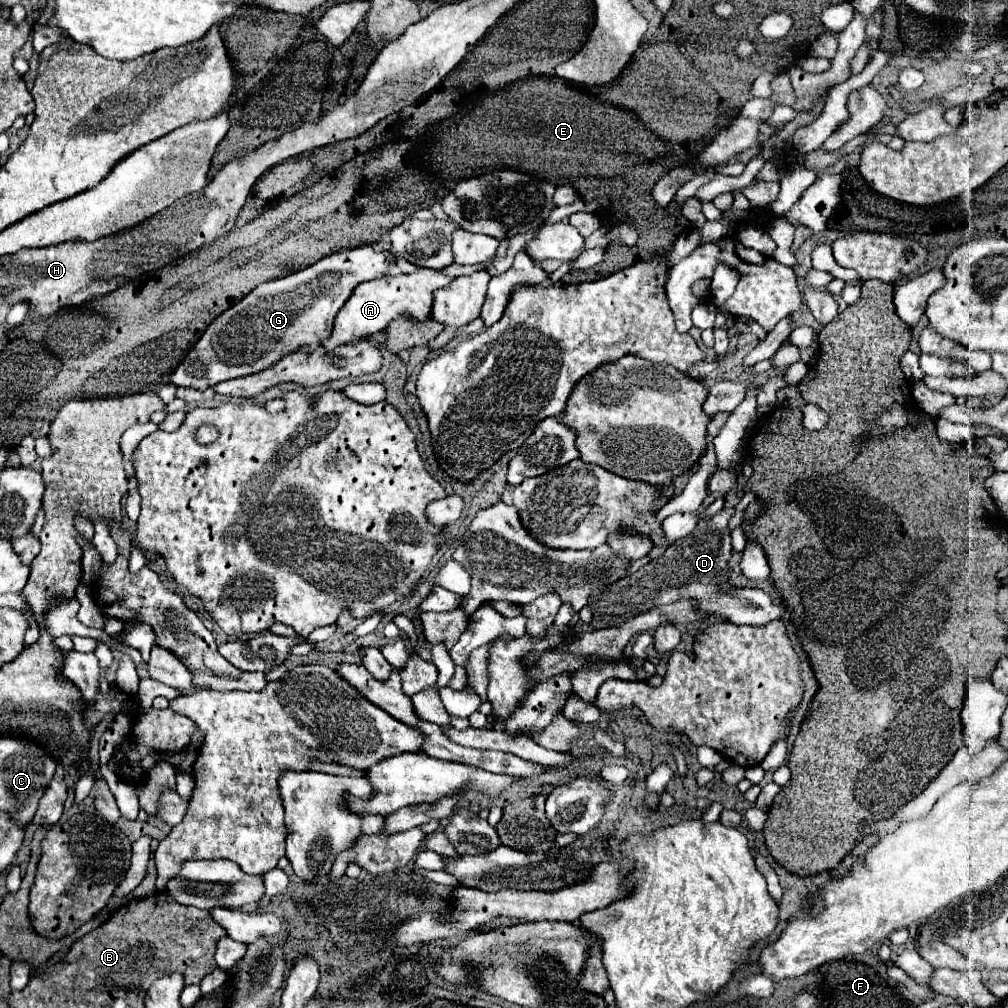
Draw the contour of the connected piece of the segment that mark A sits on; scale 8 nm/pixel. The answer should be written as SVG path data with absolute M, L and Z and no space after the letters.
M420 268L412 274L382 276L382 278L374 278L370 282L358 284L358 288L354 288L352 296L346 300L344 308L338 312L332 336L330 336L330 340L324 340L324 348L332 352L336 346L346 346L346 344L352 344L356 340L368 338L376 332L386 330L390 326L390 322L400 318L400 316L416 318L418 322L428 320L432 314L434 292L438 288L448 286L450 282L452 282L452 276L446 276L446 274L436 272L436 270Z

